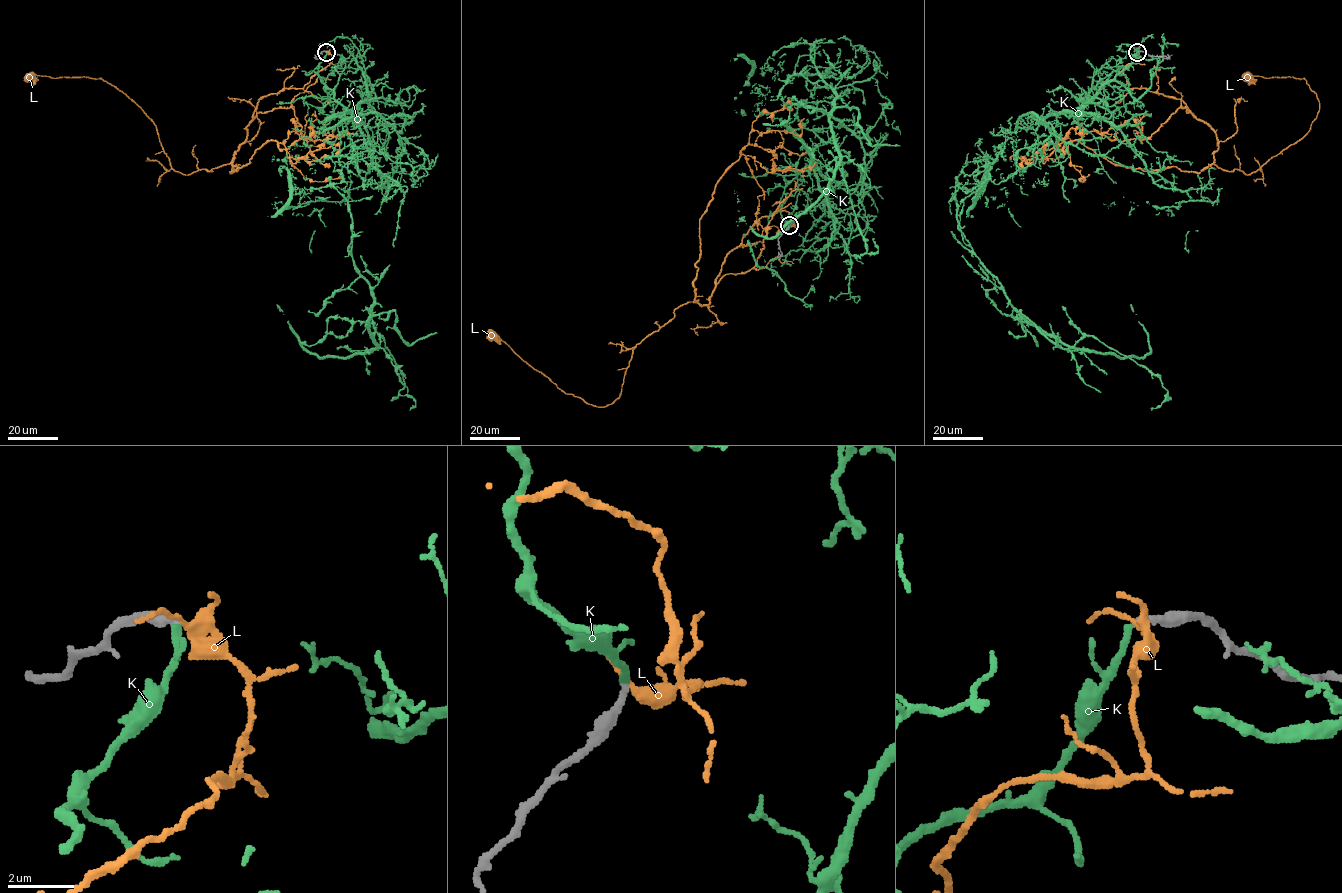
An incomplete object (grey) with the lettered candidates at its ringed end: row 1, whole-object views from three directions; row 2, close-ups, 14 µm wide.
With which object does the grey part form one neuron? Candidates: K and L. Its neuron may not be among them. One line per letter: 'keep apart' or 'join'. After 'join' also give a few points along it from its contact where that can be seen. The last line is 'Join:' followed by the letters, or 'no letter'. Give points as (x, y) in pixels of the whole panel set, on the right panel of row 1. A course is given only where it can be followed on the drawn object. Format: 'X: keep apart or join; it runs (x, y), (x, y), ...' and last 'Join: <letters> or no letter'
K: join; it runs (1137, 52), (1081, 110), (1006, 139), (981, 193), (955, 197), (958, 229), (1031, 324), (1144, 357), (1130, 304)
L: keep apart
Join: K

